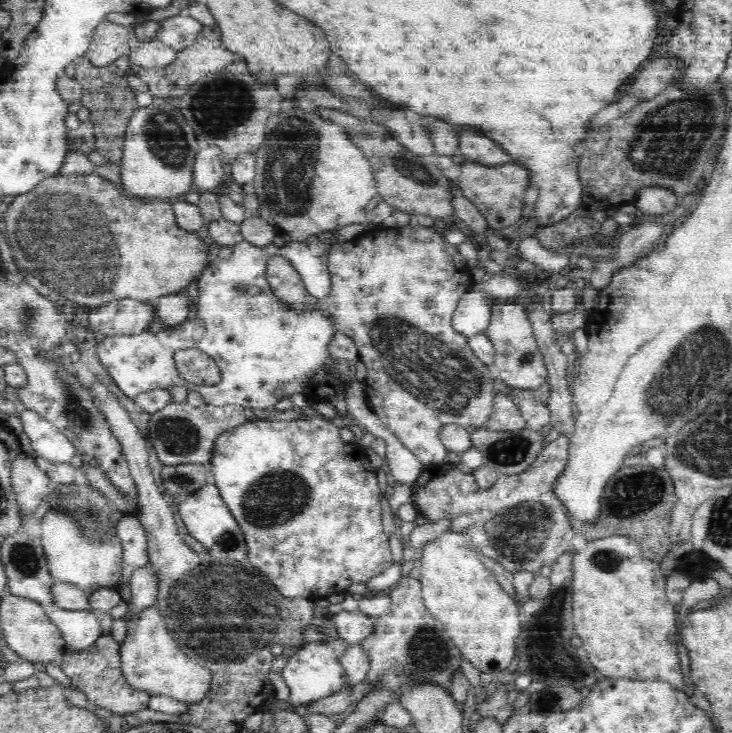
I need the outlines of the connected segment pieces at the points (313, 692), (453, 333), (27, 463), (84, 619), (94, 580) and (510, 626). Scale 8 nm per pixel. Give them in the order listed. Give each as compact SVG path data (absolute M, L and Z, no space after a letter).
M327 636L326 640L304 643L304 646L295 648L294 654L288 658L287 665L282 672L282 676L290 688L288 706L297 707L311 703L347 688L347 674L341 662L347 647L348 644L339 636L337 638Z
M414 222L397 229L379 227L350 241L334 244L328 252L328 269L331 292L328 297L320 298L308 294L298 271L282 256L272 257L265 276L274 296L296 314L319 310L333 316L338 332L356 342L359 359L367 368L364 391L372 412L422 464L444 462L448 450L440 440L440 429L444 425L460 425L471 430L483 427L492 414L496 396L492 378L496 372L476 358L466 335L456 331L453 324L459 300L474 284L466 260L456 246L445 242L435 227Z
M24 452L11 465L11 481L16 499L20 503L22 515L30 518L43 502L52 480L38 468L34 458Z
M44 605L43 611L58 627L70 650L90 648L102 635L99 615L91 610L68 610Z
M49 510L41 520L41 542L44 554L51 571L52 578L58 583L69 583L81 588L85 593L93 593L98 589L117 588L122 580L123 546L120 541L114 545L92 545L73 522L63 512Z
M447 531L427 542L419 551L422 596L428 612L444 624L452 640L462 650L462 656L478 667L482 672L494 676L505 676L509 666L514 664L516 645L519 640L521 622L521 607L508 593L502 590L497 580L491 573L490 565L485 564L478 552L469 542L469 537L462 533Z

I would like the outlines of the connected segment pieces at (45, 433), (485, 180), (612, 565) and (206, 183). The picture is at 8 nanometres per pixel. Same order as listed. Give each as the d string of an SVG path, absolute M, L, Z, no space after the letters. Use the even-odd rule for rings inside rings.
M23 408L18 414L23 432L28 436L32 450L52 462L69 462L76 454L75 446L49 420L36 411Z
M466 160L460 164L458 187L487 220L489 228L500 230L522 220L523 193L528 188L528 170L516 164L488 166Z
M610 536L610 538L599 538L595 541L588 541L586 548L575 551L573 554L573 593L572 593L572 614L576 634L581 638L583 647L587 652L588 664L595 670L604 674L608 678L628 678L628 679L659 679L668 682L678 690L684 688L682 672L680 672L680 660L678 660L678 628L676 628L676 614L674 606L666 598L667 577L662 575L659 559L646 558L641 549L640 543L633 538L626 536Z
M201 146L194 160L194 186L200 192L211 191L223 184L226 166L220 158L219 146Z

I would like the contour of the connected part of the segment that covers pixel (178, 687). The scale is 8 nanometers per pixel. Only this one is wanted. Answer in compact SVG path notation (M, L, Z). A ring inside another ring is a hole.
M156 605L145 608L135 621L127 623L127 635L119 644L123 677L138 691L175 698L190 704L201 702L211 685L211 672L188 656L174 637Z

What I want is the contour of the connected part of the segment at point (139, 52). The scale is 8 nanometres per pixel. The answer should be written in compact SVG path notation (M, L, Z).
M151 40L140 44L138 48L129 52L127 57L130 66L138 66L140 70L143 70L166 66L177 57L177 54L178 52L174 48Z

